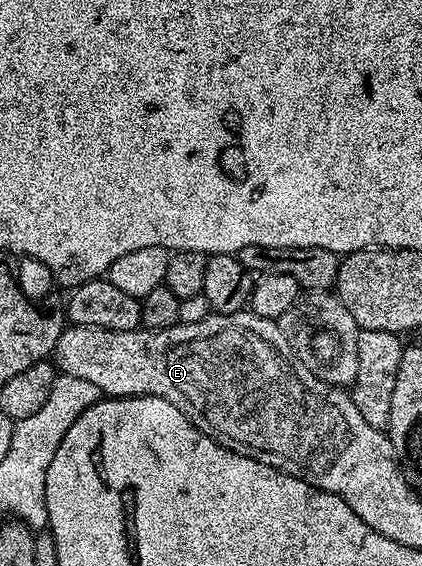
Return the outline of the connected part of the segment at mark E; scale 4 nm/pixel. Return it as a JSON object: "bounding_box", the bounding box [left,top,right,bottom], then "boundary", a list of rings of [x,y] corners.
{"bounding_box":[52,309,399,490],"boundary":[[[249,309],[237,311],[234,315],[211,313],[195,323],[179,323],[177,327],[172,329],[160,329],[159,331],[145,329],[109,331],[99,327],[70,325],[63,330],[61,337],[56,341],[52,352],[52,362],[61,374],[88,381],[106,397],[128,399],[132,395],[155,395],[164,401],[172,401],[172,405],[176,405],[176,409],[180,409],[180,413],[184,413],[184,417],[188,417],[188,421],[192,425],[199,427],[205,435],[212,437],[220,445],[224,445],[224,449],[232,449],[232,453],[240,453],[244,457],[260,461],[272,469],[288,473],[313,487],[326,485],[327,490],[330,475],[336,473],[338,467],[342,467],[344,473],[348,469],[348,473],[378,473],[378,477],[382,477],[382,479],[398,479],[396,469],[399,464],[394,456],[394,447],[390,444],[387,432],[372,429],[372,425],[368,425],[368,421],[364,421],[364,417],[360,417],[360,409],[356,409],[353,398],[349,394],[345,395],[347,392],[343,388],[332,387],[329,383],[317,379],[300,361],[300,357],[296,357],[292,345],[288,345],[288,337],[284,337],[281,327],[275,320],[255,315]]]}

